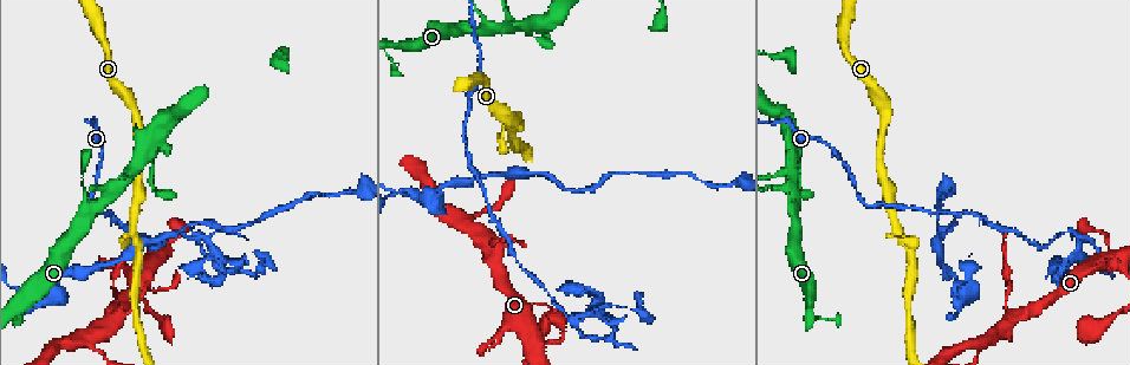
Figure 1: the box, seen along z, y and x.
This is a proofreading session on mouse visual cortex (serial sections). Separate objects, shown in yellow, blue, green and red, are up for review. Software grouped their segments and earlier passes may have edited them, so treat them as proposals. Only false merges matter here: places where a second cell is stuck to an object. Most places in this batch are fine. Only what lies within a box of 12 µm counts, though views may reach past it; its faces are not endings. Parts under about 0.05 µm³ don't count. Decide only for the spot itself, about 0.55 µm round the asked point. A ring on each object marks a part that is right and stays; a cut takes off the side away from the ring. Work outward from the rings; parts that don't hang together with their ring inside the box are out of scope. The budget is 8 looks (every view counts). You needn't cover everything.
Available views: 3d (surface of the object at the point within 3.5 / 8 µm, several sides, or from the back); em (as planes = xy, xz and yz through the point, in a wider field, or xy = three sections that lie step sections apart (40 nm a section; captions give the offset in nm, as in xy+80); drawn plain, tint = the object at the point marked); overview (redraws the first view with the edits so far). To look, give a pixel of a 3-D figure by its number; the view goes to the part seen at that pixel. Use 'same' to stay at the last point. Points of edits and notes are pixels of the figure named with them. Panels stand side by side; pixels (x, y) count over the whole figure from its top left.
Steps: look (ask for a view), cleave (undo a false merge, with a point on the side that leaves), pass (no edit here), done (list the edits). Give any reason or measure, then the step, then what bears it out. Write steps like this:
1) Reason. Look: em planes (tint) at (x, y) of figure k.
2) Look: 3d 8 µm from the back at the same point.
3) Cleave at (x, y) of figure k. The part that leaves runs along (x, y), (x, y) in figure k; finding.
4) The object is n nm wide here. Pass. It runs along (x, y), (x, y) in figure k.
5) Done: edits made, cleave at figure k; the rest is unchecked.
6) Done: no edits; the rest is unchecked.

Branch point. Look: 3d 8 µm from the back at (510, 132) of figure 1.

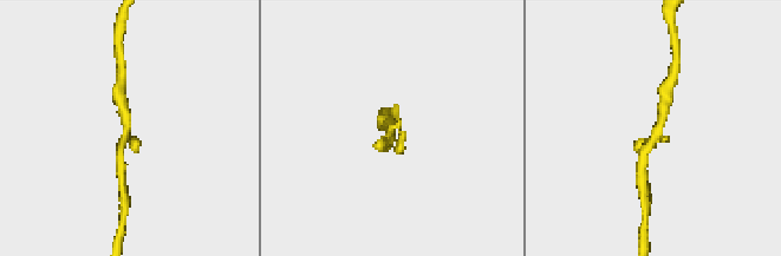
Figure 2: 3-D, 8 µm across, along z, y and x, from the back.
Look: 3d 3.5 µm at (124, 135) of figure 2.

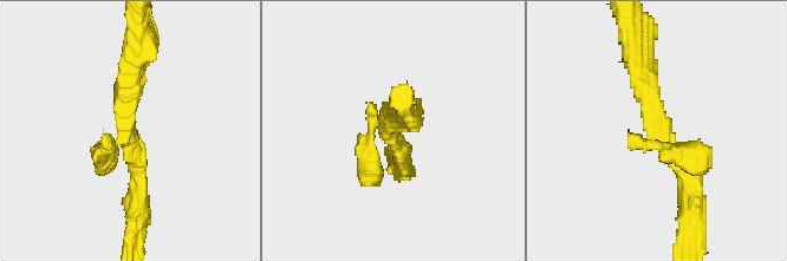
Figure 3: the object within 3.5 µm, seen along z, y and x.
Cleave at (375, 162) of figure 3. The part that leaves runs along (377, 121), (366, 139), (374, 178) in figure 3; two cells meet here.

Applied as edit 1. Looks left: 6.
Redraw. Look: overview.

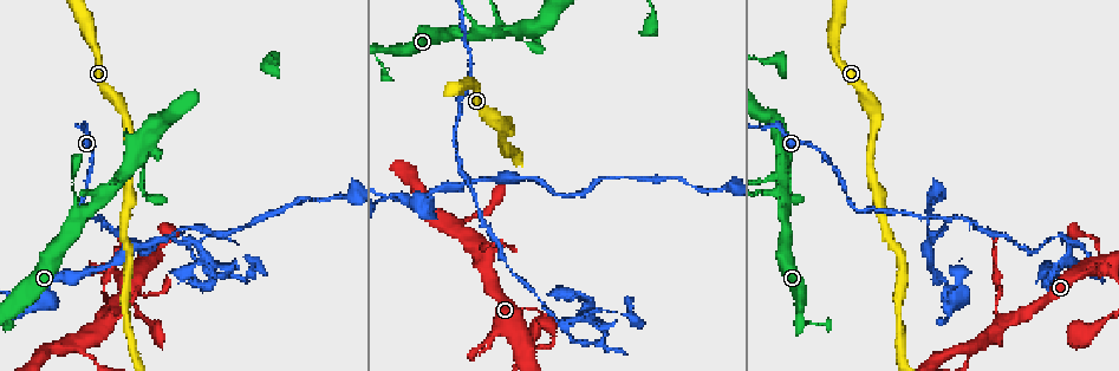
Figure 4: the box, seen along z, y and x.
Looks like a crossing. Look: 3d 3.5 µm at (574, 318) of figure 4.

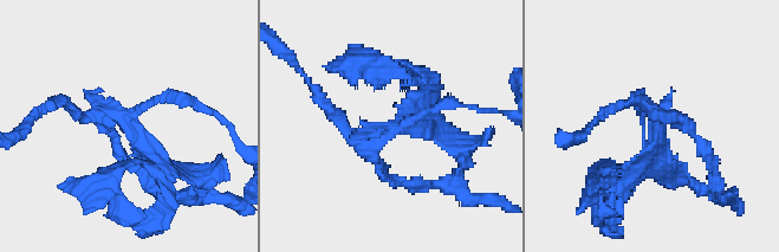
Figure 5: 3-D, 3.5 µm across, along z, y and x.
4 arms meet here; the arms are 150, 150, 150, 150 nm wide. Look: em xy step 5 (tint) at (125, 118) of figure 5.

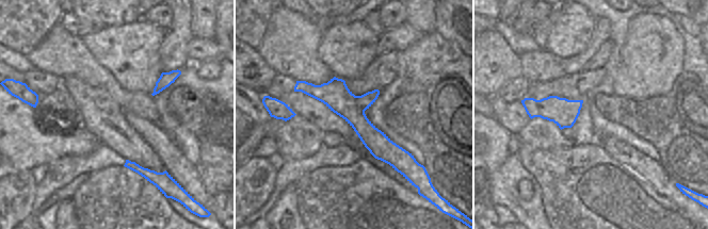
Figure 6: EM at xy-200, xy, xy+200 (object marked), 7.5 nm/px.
Cleave at (454, 152) of figure 5. The part that leaves runs along (105, 111), (160, 155), (167, 187) in figure 5; a second cell is stuck on.

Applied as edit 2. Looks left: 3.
See it whole again. Look: overview.

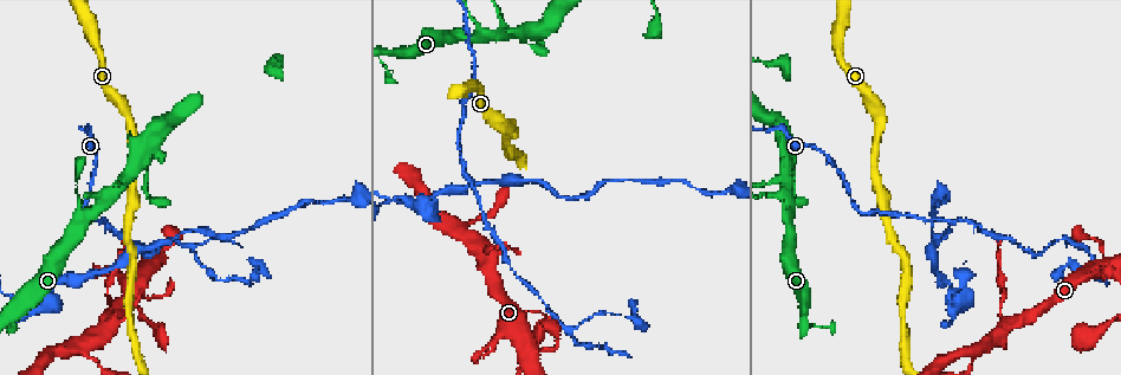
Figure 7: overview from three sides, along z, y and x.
Three-way junction. Look: em xy step 1 (tint) at (490, 257) of figure 7.

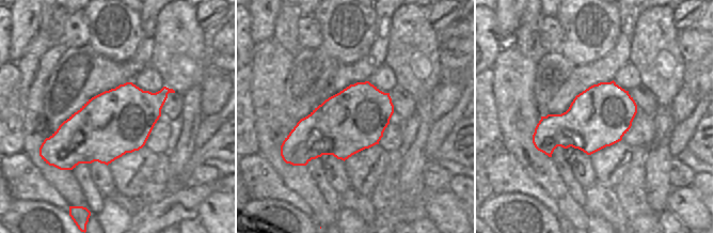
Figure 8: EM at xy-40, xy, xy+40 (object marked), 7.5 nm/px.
Look: 3d 3.5 µm at the same point.

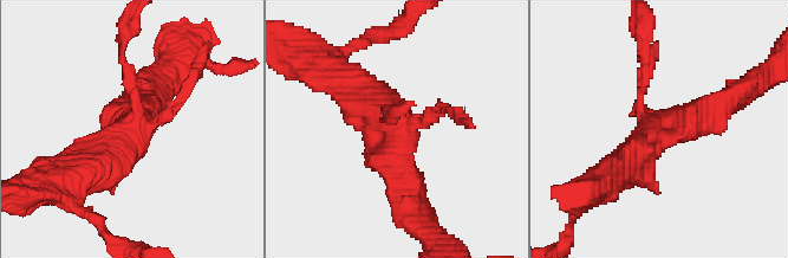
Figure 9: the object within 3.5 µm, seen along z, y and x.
Pass. It runs along (723, 103), (653, 133), (612, 173) in figure 9; continuous, no second cell.

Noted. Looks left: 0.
Done: edits made, cleave at figure 3, cleave at figure 5; the rest is unchecked.

